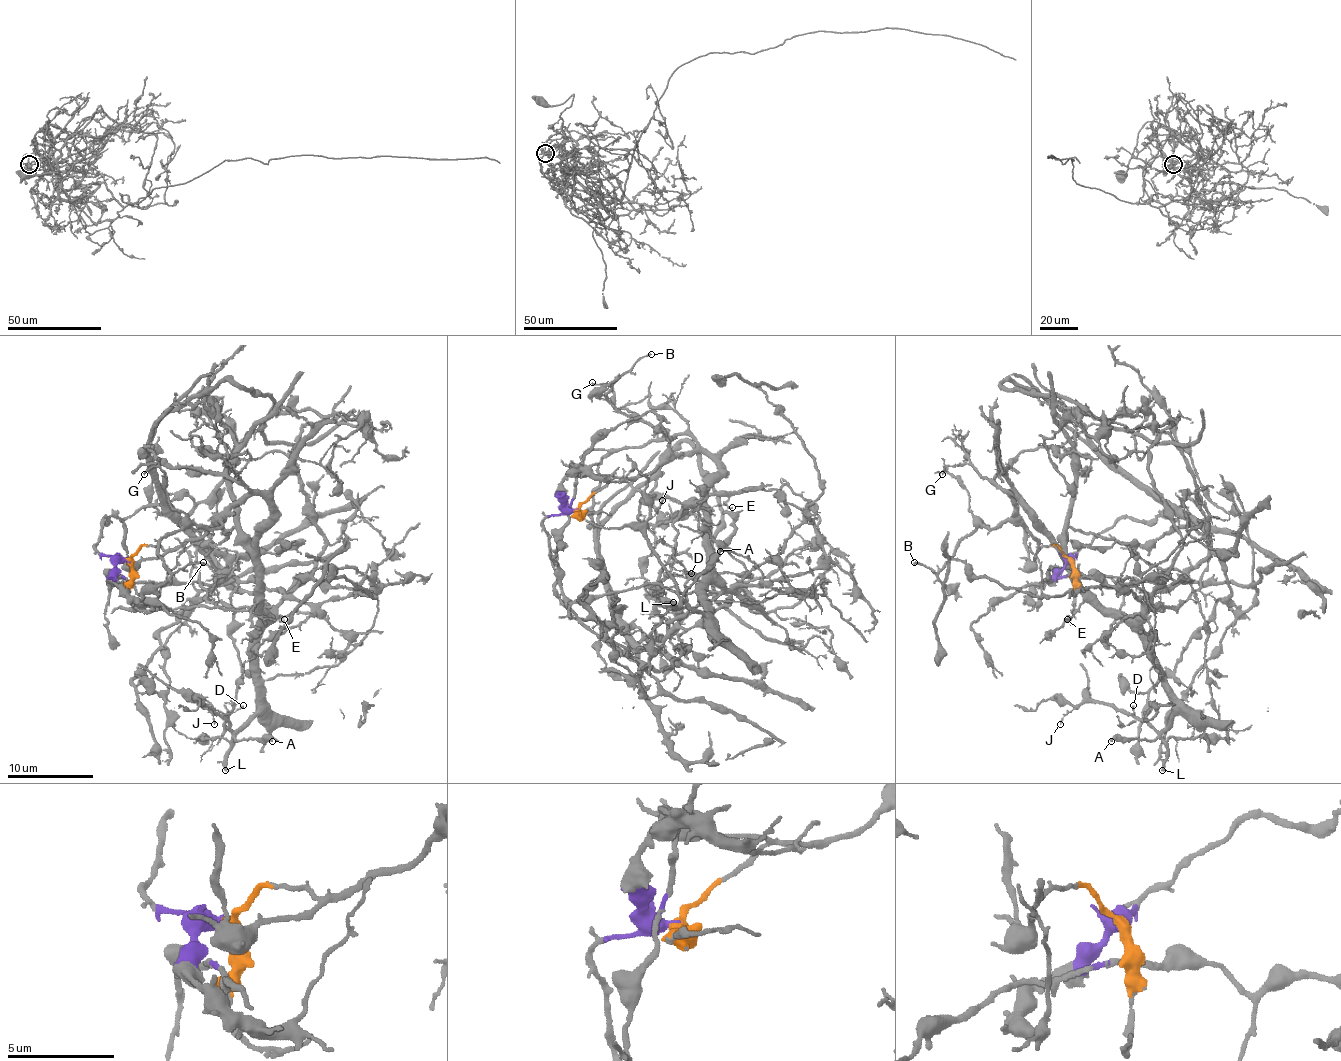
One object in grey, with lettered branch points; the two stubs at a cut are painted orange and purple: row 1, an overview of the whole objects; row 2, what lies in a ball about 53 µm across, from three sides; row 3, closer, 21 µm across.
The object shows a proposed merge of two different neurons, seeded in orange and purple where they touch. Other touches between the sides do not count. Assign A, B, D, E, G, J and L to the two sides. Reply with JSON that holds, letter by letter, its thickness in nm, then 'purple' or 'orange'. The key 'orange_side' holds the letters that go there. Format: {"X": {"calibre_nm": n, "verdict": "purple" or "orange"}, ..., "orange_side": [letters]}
{"A": {"calibre_nm": 380, "verdict": "orange"}, "B": {"calibre_nm": 150, "verdict": "orange"}, "D": {"calibre_nm": 130, "verdict": "orange"}, "E": {"calibre_nm": 110, "verdict": "orange"}, "G": {"calibre_nm": 150, "verdict": "orange"}, "J": {"calibre_nm": 120, "verdict": "orange"}, "L": {"calibre_nm": 240, "verdict": "orange"}, "orange_side": ["A", "B", "D", "E", "G", "J", "L"]}

